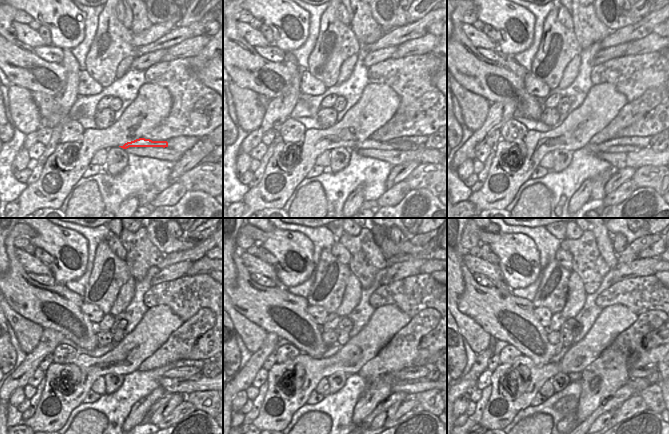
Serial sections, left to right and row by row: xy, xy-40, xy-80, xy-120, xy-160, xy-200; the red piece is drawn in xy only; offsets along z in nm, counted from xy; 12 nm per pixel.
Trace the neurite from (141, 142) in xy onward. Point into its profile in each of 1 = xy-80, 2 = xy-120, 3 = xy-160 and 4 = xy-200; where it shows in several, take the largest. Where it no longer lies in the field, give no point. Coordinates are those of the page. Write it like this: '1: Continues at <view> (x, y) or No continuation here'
1: Continues at xy-80 (600, 147)
2: Continues at xy-120 (186, 371)
3: Continues at xy-160 (417, 372)
4: Continues at xy-200 (644, 372).

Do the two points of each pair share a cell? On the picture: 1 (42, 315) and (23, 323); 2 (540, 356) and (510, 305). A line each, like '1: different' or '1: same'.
1: different
2: same

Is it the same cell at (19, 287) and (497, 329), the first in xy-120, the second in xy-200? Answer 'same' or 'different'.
same

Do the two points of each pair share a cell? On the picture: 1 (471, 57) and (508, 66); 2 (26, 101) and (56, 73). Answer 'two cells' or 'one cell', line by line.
1: one cell
2: two cells

